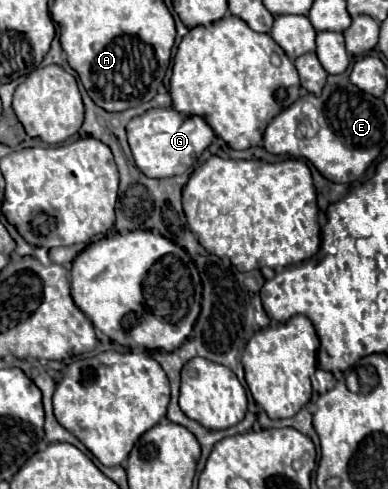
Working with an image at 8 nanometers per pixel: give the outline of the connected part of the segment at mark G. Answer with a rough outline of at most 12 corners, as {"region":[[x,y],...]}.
{"region":[[151,108],[127,124],[135,164],[169,178],[215,138],[201,116]]}

